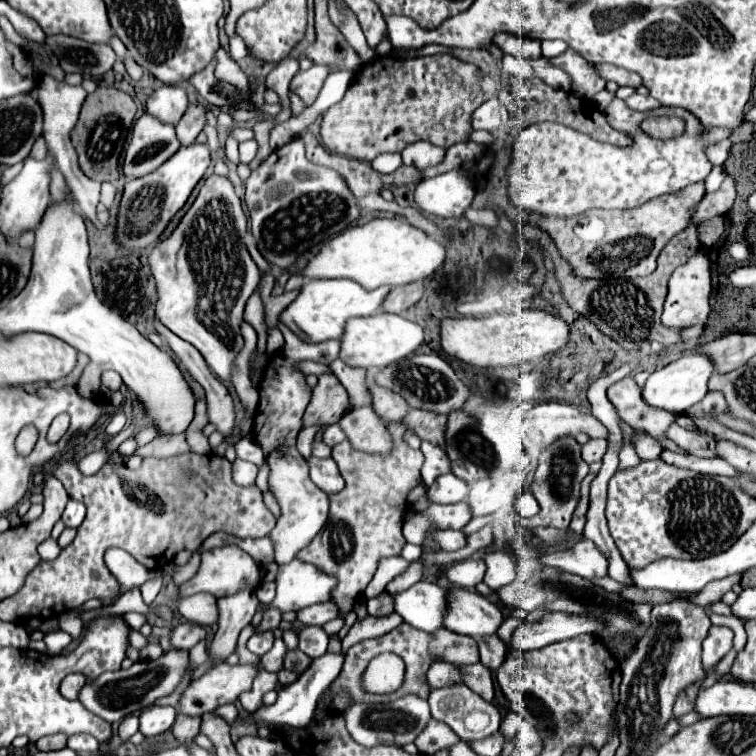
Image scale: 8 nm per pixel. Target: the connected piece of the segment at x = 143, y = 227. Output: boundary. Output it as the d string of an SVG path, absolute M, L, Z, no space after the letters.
M193 143L189 147L181 147L161 169L141 177L131 179L123 187L123 195L119 201L119 213L117 213L117 231L115 241L129 249L129 251L141 251L161 237L169 221L175 217L175 213L185 205L189 199L189 193L199 183L199 179L205 175L205 169L209 167L209 149L207 145Z

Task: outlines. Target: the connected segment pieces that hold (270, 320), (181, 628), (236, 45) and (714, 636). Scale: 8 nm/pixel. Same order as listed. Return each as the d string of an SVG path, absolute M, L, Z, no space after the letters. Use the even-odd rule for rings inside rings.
M291 291L291 293L281 293L281 295L271 295L265 301L265 325L267 329L277 327L277 315L297 297L299 291Z
M183 623L183 625L177 625L173 631L171 631L171 645L175 649L191 649L195 647L199 641L205 639L205 629L201 625L195 625L195 623Z
M235 37L235 39L231 39L231 57L235 59L235 61L241 61L241 59L245 59L247 57L247 49L245 49L245 43L243 43L243 39L241 37Z
M711 625L707 639L703 641L703 667L711 669L733 649L733 631L729 627Z

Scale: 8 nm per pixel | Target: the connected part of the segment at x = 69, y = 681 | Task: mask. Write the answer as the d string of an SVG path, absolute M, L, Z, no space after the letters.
M81 673L77 675L67 675L63 681L61 681L61 695L65 699L77 699L81 687L85 685L85 677Z

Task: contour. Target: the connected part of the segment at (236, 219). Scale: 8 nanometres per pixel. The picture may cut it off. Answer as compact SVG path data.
M209 175L201 185L195 203L185 213L177 229L171 233L167 241L157 243L149 255L151 273L157 281L157 291L159 291L159 301L155 307L157 319L175 335L197 347L203 359L207 361L209 369L217 373L217 377L223 381L231 379L233 359L243 347L243 337L239 331L239 325L243 321L243 309L249 295L257 289L261 279L259 269L243 243L245 231L247 231L247 215L243 211L243 203L239 195L235 193L233 183L223 175Z

